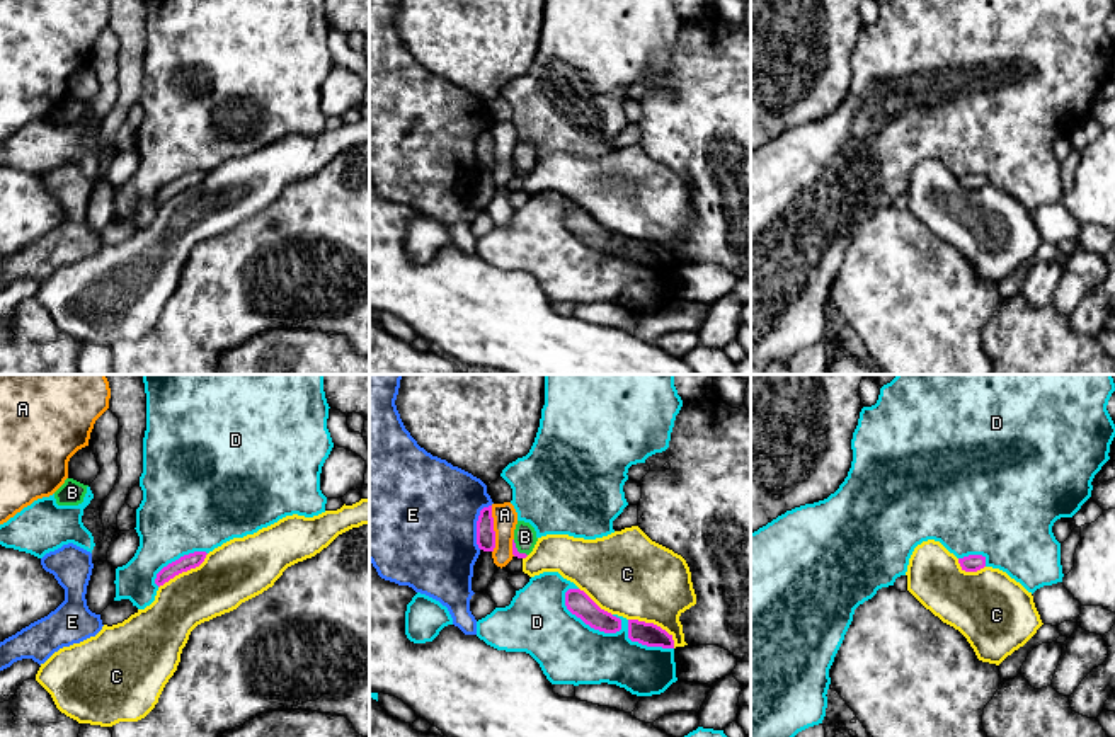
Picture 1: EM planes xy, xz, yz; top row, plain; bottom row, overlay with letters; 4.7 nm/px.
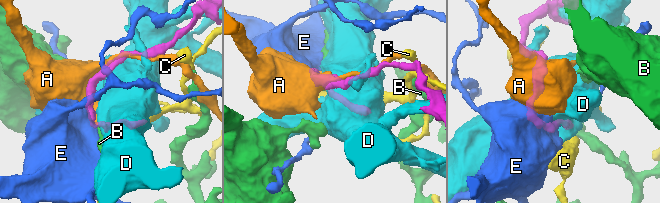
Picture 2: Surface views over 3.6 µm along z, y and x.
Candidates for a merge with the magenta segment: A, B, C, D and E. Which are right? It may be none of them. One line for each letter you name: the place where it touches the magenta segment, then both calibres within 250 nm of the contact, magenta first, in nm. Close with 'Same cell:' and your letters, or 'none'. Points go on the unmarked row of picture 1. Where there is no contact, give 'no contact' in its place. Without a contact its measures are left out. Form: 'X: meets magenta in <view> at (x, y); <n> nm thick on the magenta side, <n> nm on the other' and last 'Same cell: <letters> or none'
Same cell: none

